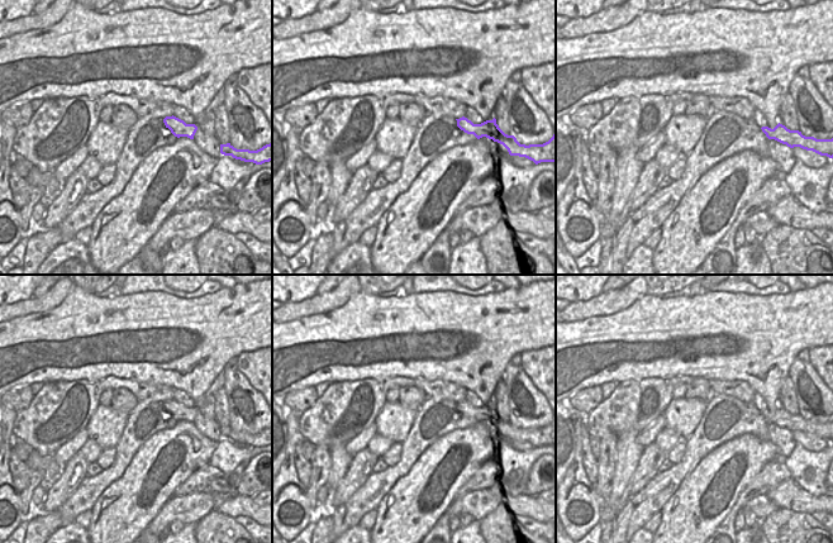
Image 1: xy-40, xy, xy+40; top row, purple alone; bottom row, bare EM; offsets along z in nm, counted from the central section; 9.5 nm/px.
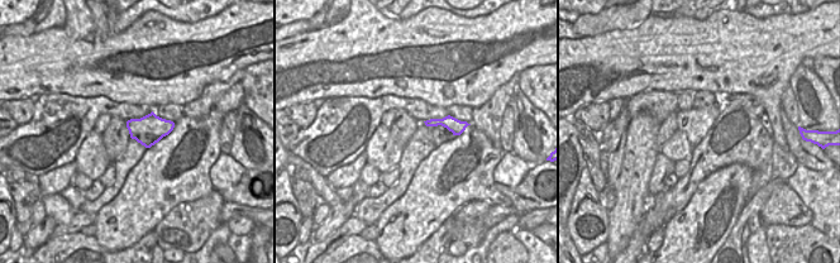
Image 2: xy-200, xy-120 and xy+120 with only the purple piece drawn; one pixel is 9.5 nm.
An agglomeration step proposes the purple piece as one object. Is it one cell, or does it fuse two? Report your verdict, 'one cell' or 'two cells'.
one cell

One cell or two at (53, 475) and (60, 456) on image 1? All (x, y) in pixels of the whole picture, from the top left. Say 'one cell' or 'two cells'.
two cells

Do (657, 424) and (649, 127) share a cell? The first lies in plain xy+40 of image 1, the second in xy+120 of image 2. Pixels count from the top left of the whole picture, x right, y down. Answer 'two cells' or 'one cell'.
two cells

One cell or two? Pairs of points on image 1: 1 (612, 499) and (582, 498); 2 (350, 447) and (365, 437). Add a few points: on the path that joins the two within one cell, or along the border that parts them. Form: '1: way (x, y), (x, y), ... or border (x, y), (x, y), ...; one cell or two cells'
1: border (604, 500), (599, 520); two cells
2: way (353, 446), (361, 441); one cell

